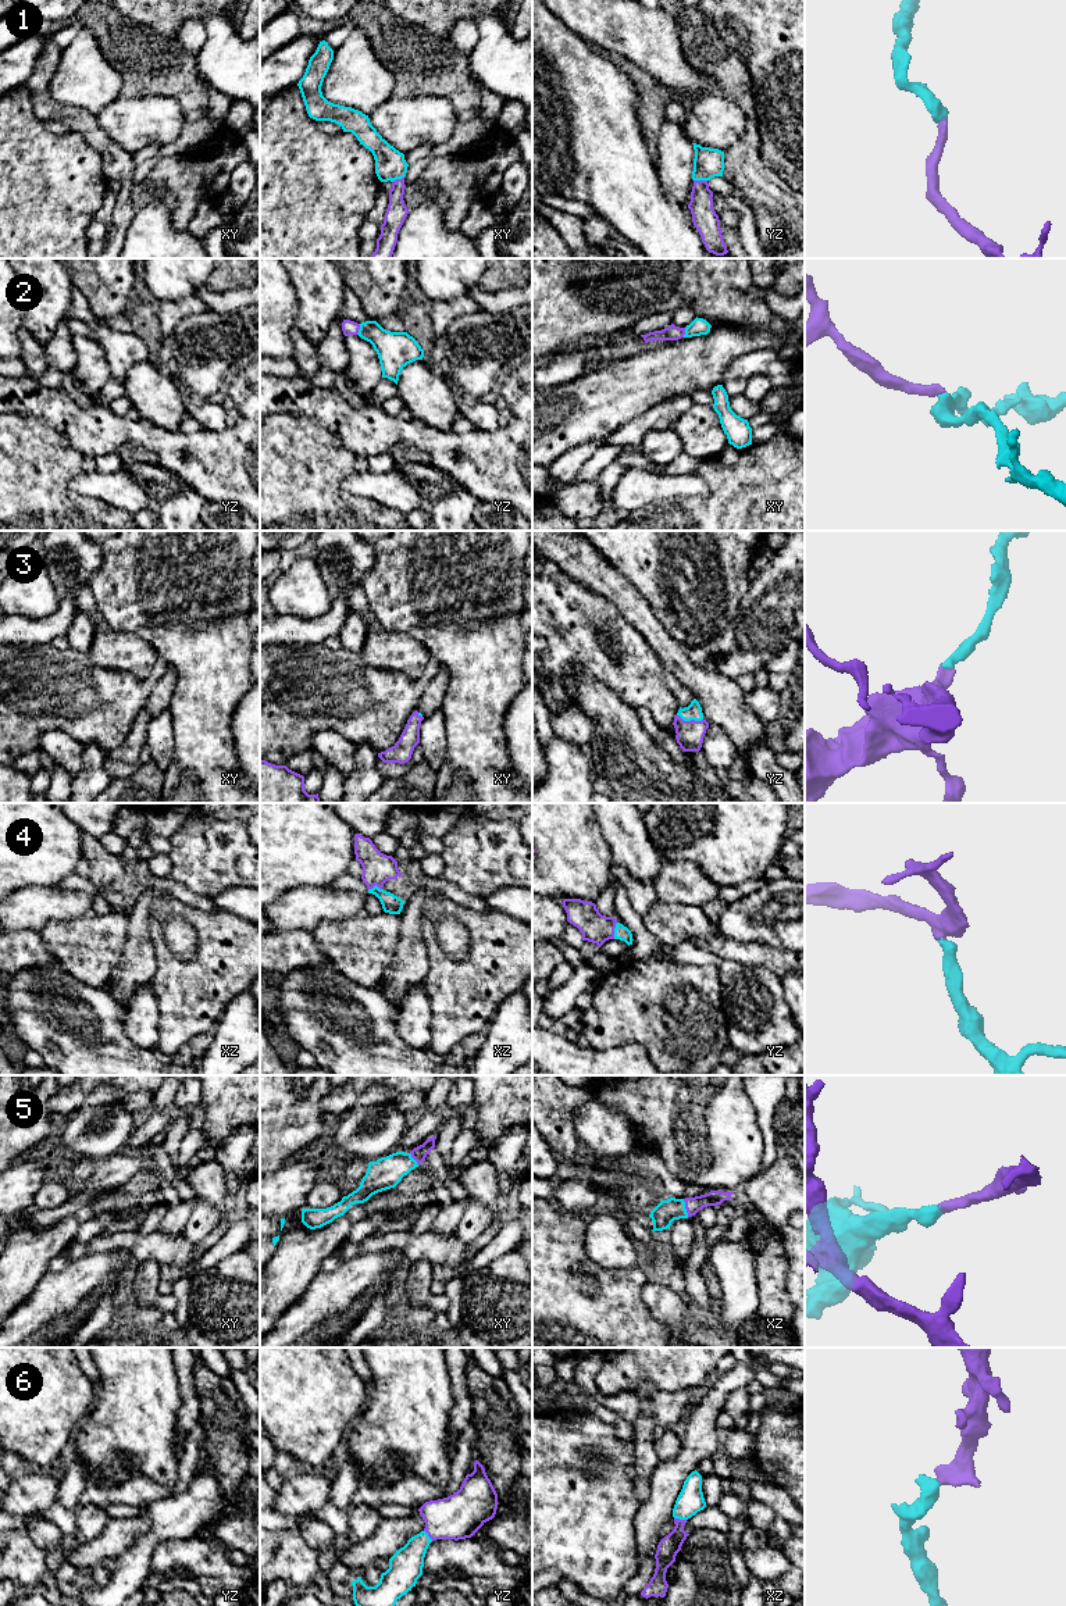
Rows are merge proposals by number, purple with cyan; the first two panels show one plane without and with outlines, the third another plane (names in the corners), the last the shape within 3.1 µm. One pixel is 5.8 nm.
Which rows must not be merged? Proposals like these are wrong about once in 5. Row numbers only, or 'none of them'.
none of them

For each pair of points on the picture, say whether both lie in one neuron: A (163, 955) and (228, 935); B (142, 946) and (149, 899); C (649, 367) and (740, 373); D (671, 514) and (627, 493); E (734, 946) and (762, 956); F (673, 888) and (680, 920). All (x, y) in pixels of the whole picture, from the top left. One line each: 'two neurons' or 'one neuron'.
A: one neuron
B: one neuron
C: two neurons
D: two neurons
E: one neuron
F: two neurons

